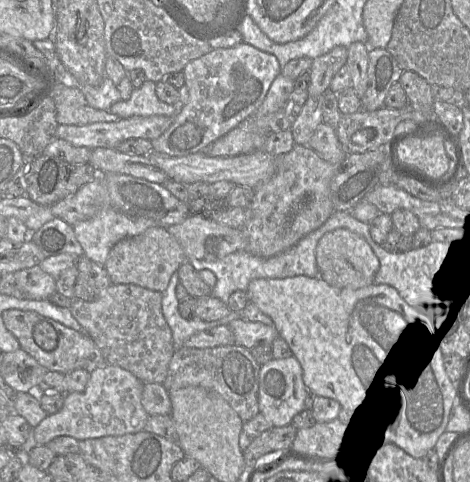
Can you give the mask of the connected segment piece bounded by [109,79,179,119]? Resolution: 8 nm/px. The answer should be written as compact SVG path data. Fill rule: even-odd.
M146 79L139 88L133 88L128 100L119 100L110 107L109 111L120 119L133 116L175 116L179 105L161 101L156 95L155 87L155 82Z

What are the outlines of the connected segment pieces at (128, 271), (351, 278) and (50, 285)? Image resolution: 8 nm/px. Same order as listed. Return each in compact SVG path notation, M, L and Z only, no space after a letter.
M152 227L144 233L117 242L104 264L112 284L134 284L153 291L164 292L174 273L187 260L179 243L167 229Z
M344 228L324 234L316 248L319 276L336 288L359 289L370 286L380 268L380 261L368 242L360 235Z
M39 265L14 273L15 285L32 300L48 299L56 292L56 278L44 272Z

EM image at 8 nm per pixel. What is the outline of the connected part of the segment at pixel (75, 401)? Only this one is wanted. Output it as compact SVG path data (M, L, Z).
M108 364L93 368L85 389L66 393L63 407L33 428L37 446L44 446L61 436L83 441L143 431L149 417L141 403L143 386L144 383L122 367Z

